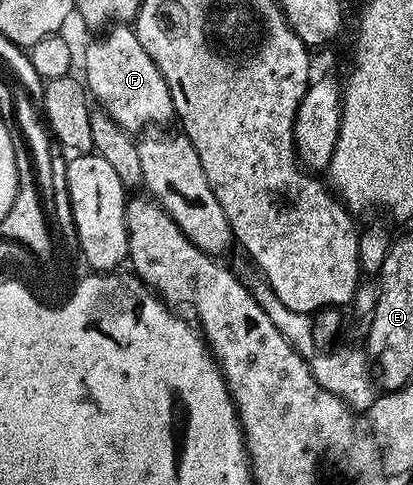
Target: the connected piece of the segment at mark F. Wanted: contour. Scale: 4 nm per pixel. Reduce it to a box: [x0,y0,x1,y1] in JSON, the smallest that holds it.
[83,23,176,135]

